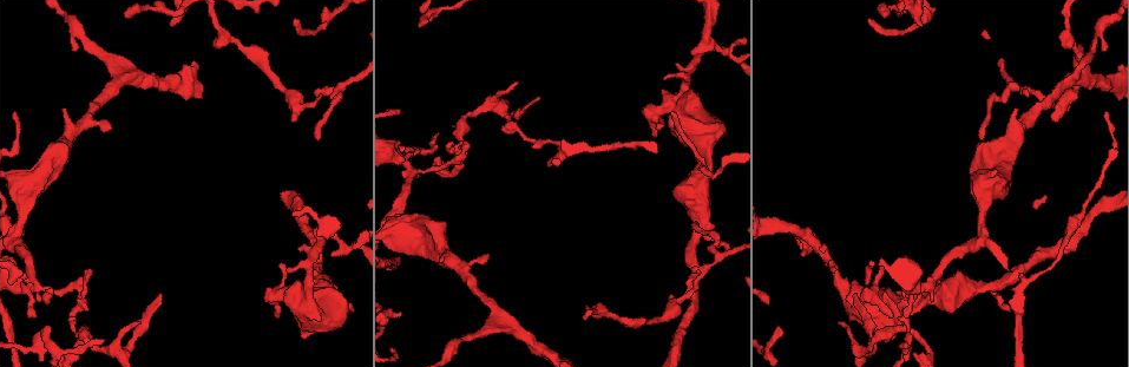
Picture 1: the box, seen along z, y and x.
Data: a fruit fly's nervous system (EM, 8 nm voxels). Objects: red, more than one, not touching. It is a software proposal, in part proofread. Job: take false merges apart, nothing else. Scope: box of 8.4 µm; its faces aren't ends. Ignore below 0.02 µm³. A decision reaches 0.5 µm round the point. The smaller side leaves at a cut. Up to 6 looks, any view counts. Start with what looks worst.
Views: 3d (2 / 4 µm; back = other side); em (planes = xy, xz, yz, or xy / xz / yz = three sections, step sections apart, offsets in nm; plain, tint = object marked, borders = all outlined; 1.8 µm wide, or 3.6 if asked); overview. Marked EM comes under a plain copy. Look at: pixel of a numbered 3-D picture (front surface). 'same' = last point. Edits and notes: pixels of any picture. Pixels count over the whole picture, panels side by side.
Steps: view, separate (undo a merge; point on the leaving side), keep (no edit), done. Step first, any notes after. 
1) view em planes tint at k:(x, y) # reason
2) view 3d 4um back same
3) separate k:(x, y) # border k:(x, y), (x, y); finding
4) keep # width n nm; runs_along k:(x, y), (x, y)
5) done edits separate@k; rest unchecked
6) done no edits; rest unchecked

view 3d 2um at 1:(30, 279) # sudden change in width

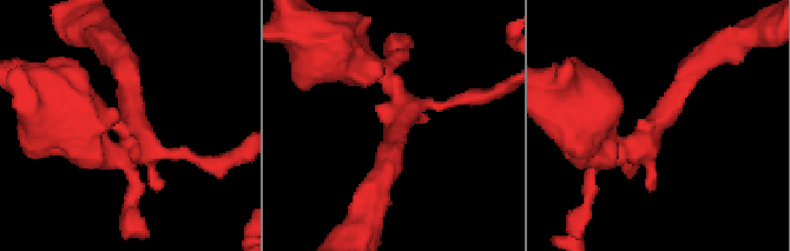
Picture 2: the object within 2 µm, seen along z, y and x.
view em planes borders at 2:(398, 118)

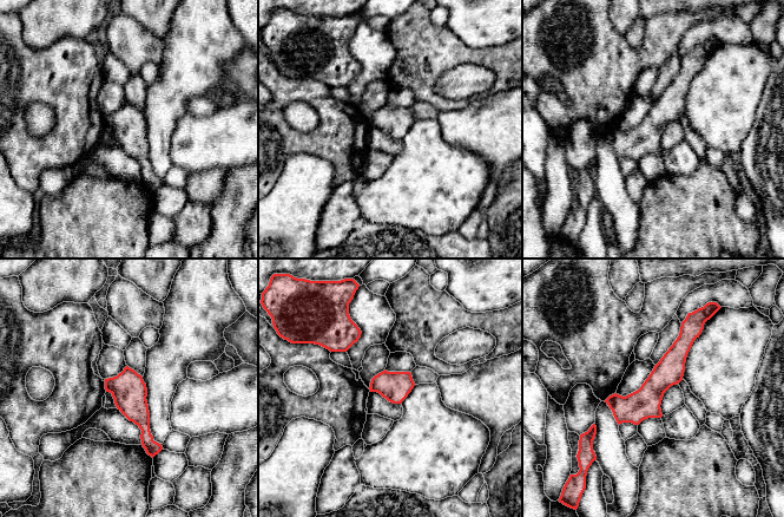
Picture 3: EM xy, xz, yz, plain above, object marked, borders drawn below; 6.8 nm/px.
keep # width 200 nm; one neuron here

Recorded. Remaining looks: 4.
view 3d 2um at 1:(314, 100) # a narrow waist

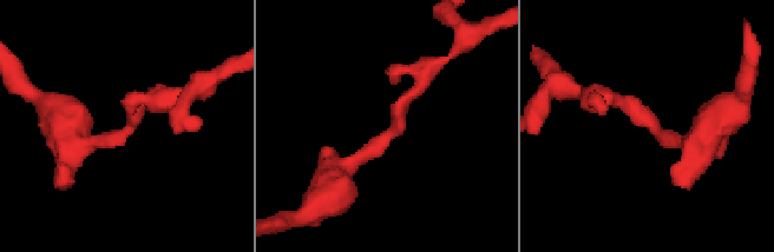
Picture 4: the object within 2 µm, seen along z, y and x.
view em xz step 4 tint at 4:(647, 129)

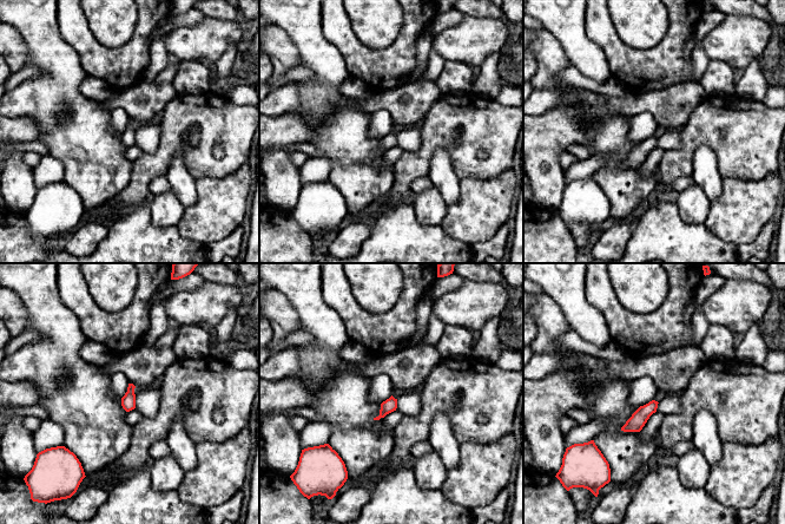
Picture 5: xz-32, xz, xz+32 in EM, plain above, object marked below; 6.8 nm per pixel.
view em planes tint same

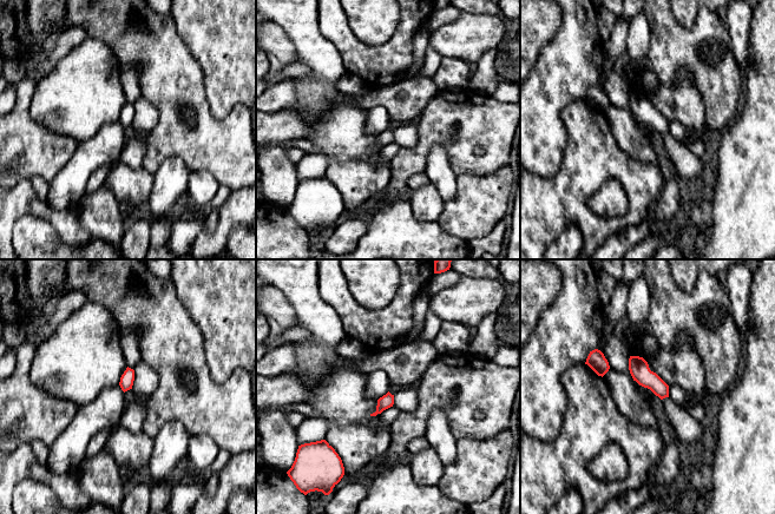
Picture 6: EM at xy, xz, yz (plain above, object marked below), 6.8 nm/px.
keep # continuous, no second neuron

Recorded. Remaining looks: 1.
done no edits; rest unchecked

